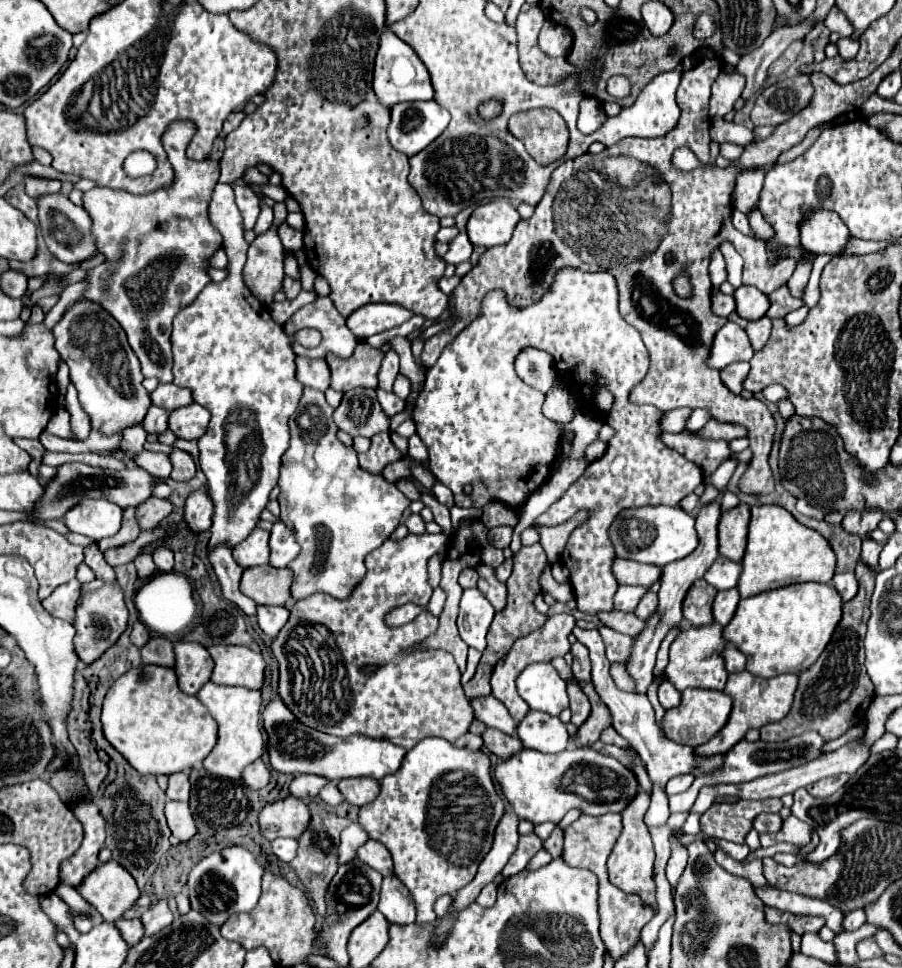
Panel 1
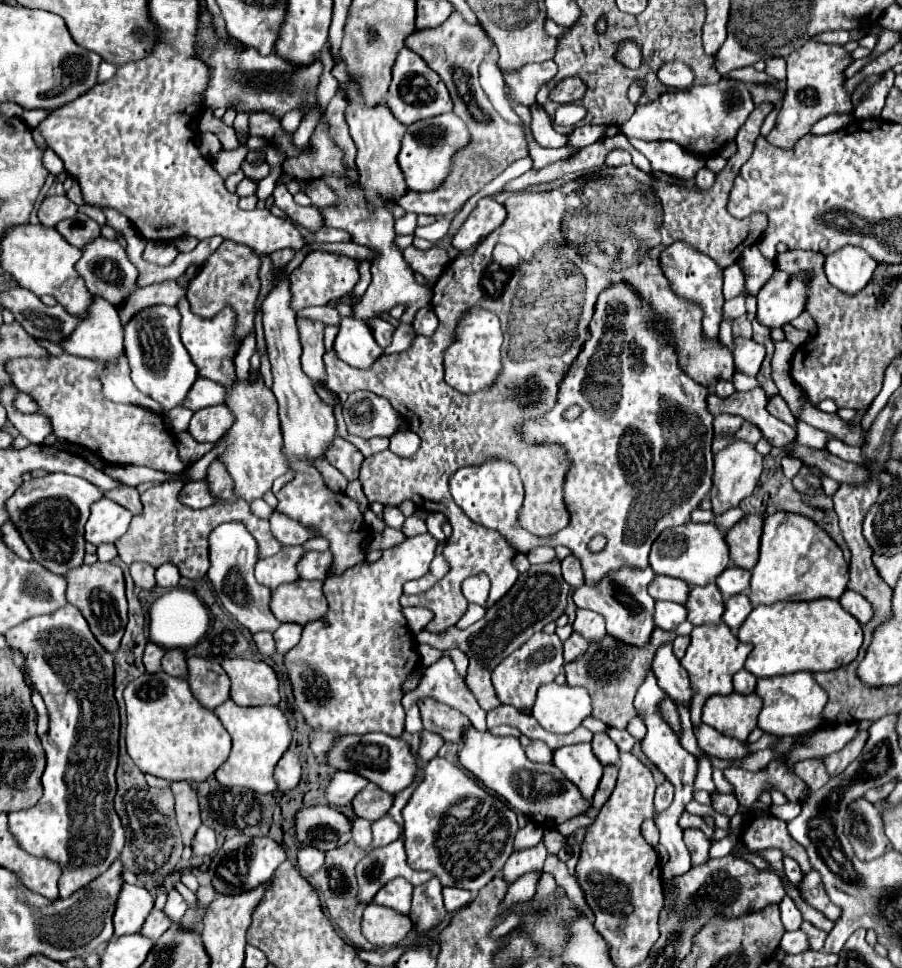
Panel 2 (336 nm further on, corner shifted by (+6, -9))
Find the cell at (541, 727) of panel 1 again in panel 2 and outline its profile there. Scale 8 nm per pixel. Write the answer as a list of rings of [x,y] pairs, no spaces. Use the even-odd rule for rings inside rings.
[[[573,744],[555,750],[553,764],[581,790],[589,800],[593,798],[603,776],[603,764],[591,750],[591,744]]]

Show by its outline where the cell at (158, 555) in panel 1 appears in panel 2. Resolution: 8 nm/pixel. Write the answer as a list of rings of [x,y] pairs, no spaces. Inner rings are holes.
[[[163,564],[157,568],[155,578],[157,578],[157,586],[175,588],[179,584],[181,574],[179,574],[179,568],[175,568],[175,564]]]

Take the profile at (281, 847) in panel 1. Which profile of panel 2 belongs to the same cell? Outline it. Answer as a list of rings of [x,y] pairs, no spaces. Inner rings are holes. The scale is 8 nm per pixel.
[[[303,848],[303,850],[299,850],[299,870],[301,870],[301,874],[305,874],[305,876],[309,876],[309,874],[313,874],[313,872],[317,872],[319,868],[323,868],[323,864],[325,864],[325,854],[323,852],[319,852],[317,848]]]

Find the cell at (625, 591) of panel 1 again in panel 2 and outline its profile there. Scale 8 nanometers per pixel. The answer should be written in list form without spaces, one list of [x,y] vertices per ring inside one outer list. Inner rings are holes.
[[[675,602],[655,604],[655,626],[663,630],[675,630],[685,620],[687,620],[687,608],[683,604],[675,604]]]

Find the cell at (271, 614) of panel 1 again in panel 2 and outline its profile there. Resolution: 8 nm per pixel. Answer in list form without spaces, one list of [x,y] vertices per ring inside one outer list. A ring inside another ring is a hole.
[[[281,624],[277,632],[273,634],[273,638],[277,644],[277,652],[287,654],[301,640],[301,626],[299,624]]]

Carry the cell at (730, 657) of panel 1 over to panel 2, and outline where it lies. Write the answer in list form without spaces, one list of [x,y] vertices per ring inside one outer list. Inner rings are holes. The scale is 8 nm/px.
[[[741,670],[741,672],[737,672],[733,676],[733,684],[735,684],[735,692],[739,692],[739,694],[753,694],[757,678],[751,672]]]

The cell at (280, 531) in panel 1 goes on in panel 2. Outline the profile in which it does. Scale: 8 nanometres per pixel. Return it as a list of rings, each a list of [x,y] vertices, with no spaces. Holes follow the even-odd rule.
[[[307,552],[297,570],[305,580],[325,580],[331,572],[331,552]]]

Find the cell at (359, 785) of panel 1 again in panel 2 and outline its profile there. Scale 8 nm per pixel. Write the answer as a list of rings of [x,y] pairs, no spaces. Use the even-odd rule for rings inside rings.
[[[369,784],[363,792],[353,798],[353,810],[359,818],[375,822],[389,812],[391,800],[393,796],[389,792],[383,792],[377,784]]]

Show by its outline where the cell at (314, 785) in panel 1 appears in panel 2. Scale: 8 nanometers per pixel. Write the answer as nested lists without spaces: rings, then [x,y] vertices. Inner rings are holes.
[[[337,772],[335,778],[329,782],[325,796],[327,802],[333,806],[345,806],[353,800],[353,796],[357,796],[365,786],[369,784],[367,778],[359,776],[357,772]]]

